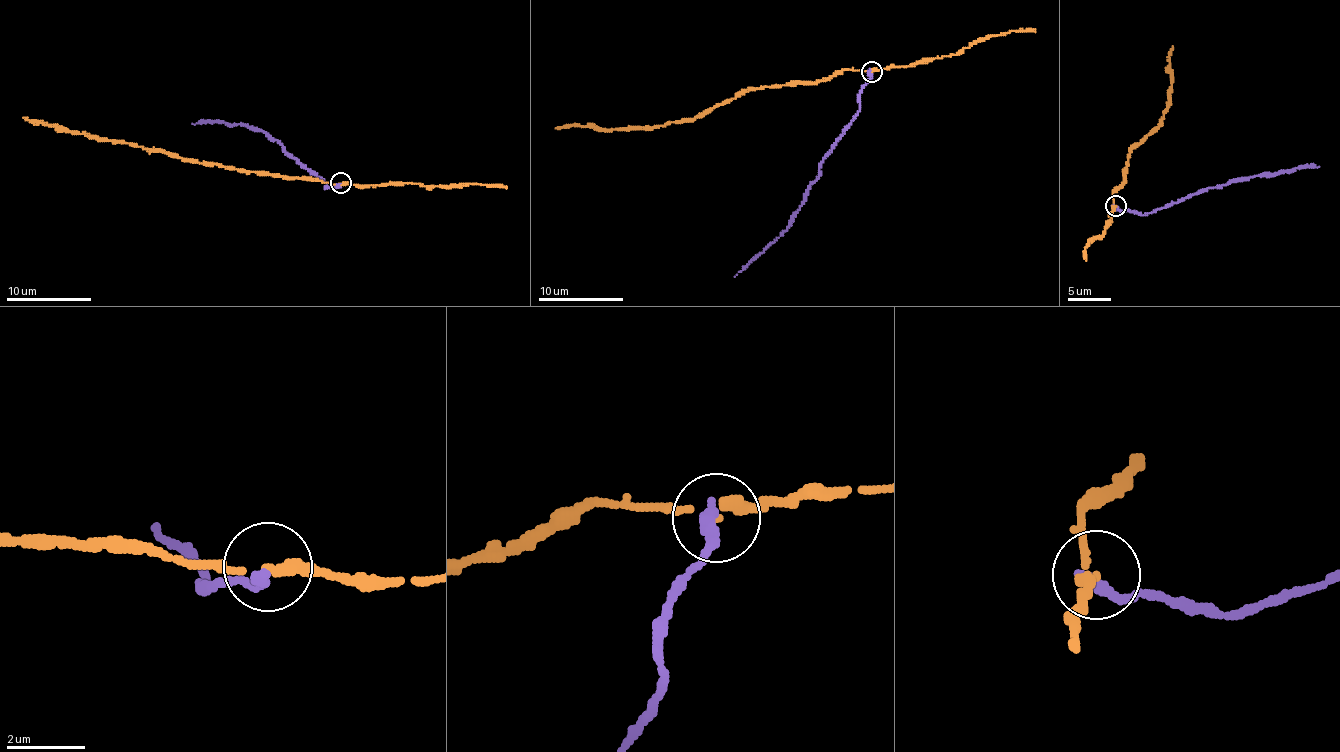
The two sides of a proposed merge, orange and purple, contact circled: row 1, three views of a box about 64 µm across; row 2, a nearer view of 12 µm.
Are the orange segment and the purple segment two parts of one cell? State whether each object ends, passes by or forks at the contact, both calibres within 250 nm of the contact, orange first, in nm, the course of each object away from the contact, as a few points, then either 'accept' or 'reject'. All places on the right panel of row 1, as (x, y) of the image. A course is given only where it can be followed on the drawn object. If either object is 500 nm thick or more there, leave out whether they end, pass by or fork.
orange passes by; purple ends there; 200 nm thick on the orange side, 340 nm on the other; orange runs (1116, 206), (1112, 192), (1124, 181), (1131, 145), (1139, 144), (1160, 125), (1167, 108), (1172, 46); purple runs (1114, 206), (1147, 215), (1209, 188), (1299, 167), (1319, 166); reject

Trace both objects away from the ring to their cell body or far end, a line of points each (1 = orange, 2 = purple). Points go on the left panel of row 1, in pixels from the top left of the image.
1: (341, 183), (184, 161), (130, 143), (98, 141), (23, 117)
2: (341, 184), (327, 188), (321, 177), (257, 127), (221, 121), (192, 123)

